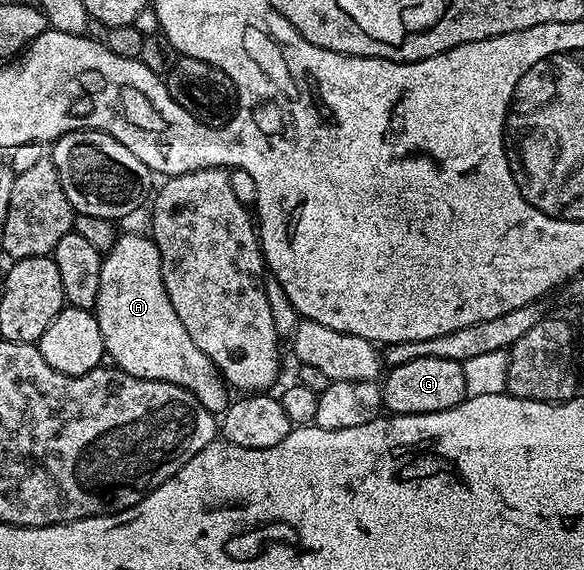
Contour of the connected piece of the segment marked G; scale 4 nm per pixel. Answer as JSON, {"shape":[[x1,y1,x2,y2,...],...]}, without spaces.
{"shape":[[425,357,395,365,383,380,381,399,390,413,411,418,415,414,442,412,466,399,462,363,447,358]]}

